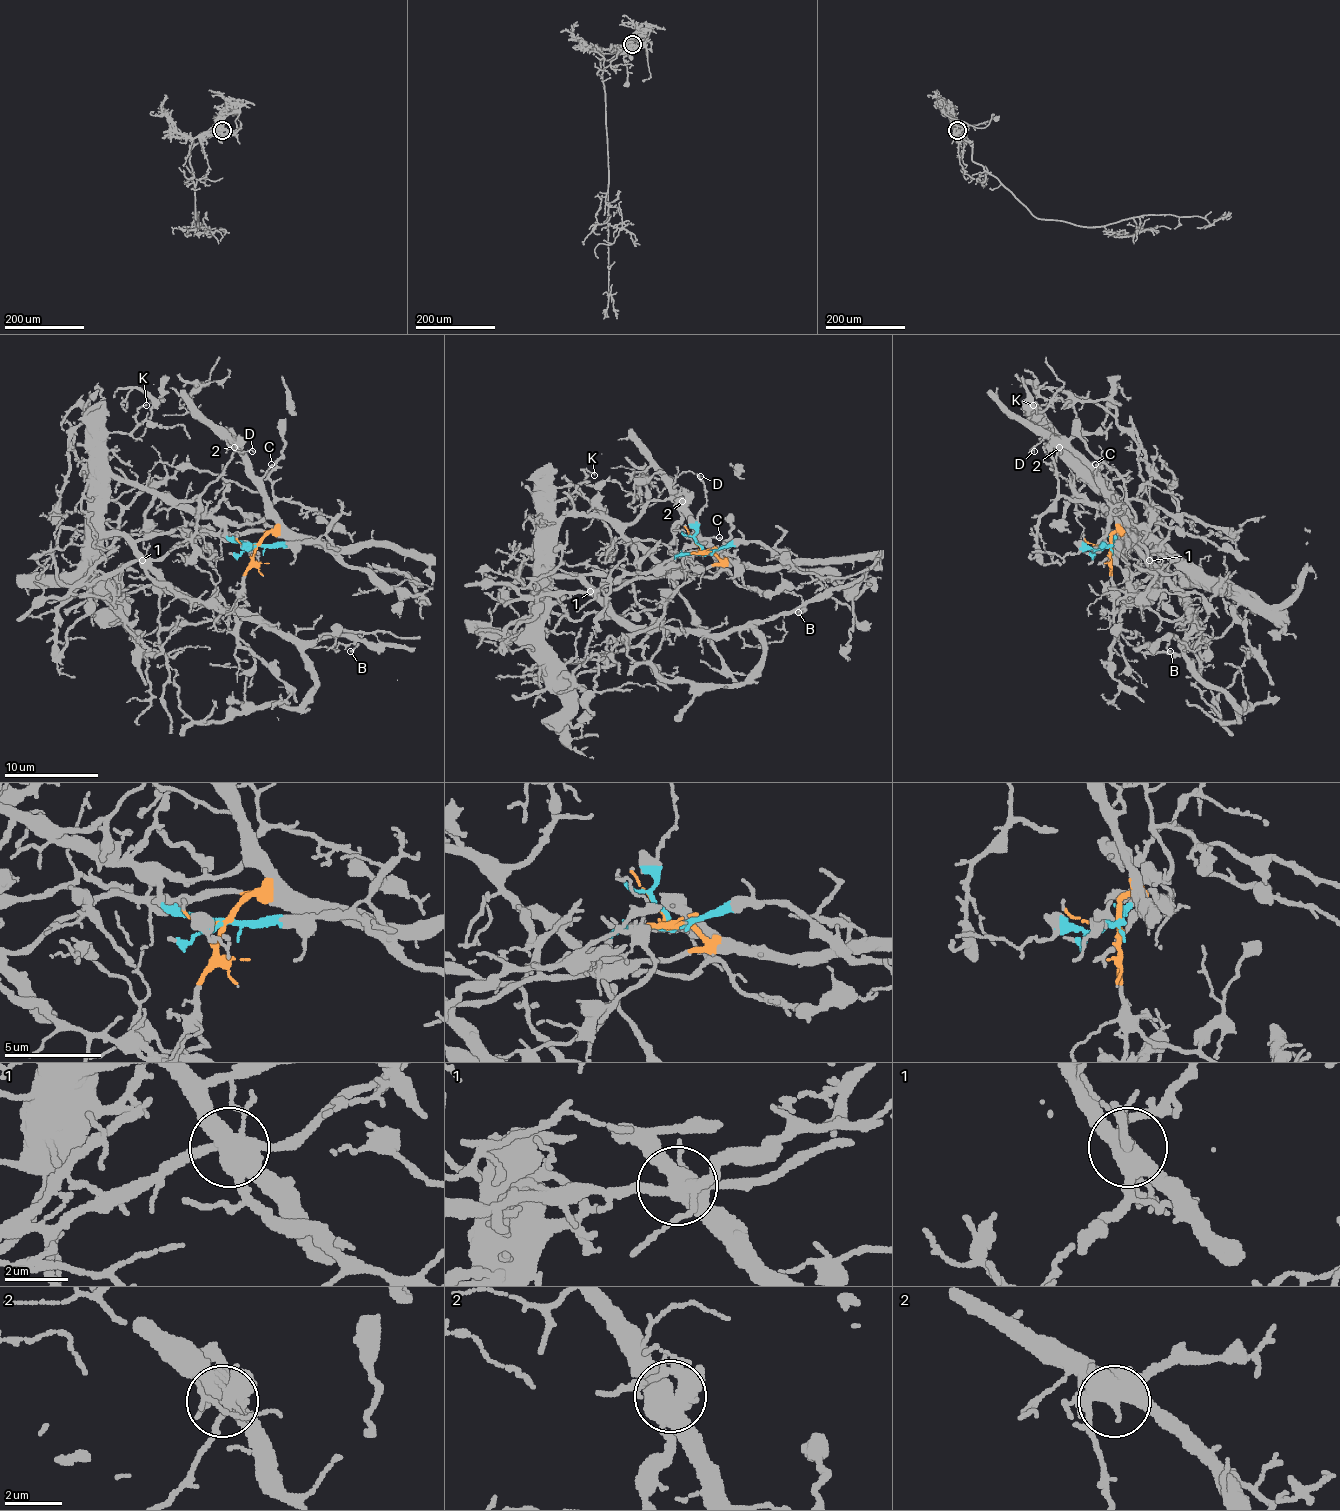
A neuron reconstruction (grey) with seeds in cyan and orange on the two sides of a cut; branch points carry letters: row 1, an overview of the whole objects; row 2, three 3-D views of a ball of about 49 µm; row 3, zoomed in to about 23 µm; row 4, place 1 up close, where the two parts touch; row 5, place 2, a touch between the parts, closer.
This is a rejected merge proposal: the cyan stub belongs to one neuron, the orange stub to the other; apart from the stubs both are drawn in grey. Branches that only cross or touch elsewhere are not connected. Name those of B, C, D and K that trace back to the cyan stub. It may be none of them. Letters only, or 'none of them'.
B, K

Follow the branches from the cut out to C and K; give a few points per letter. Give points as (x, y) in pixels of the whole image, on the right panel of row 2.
C: (1109, 546), (1109, 536), (1118, 527), (1116, 513), (1097, 478), (1094, 463)
K: (1109, 546), (1123, 520), (1094, 508), (1078, 492), (1076, 468), (1029, 419), (1033, 405)

